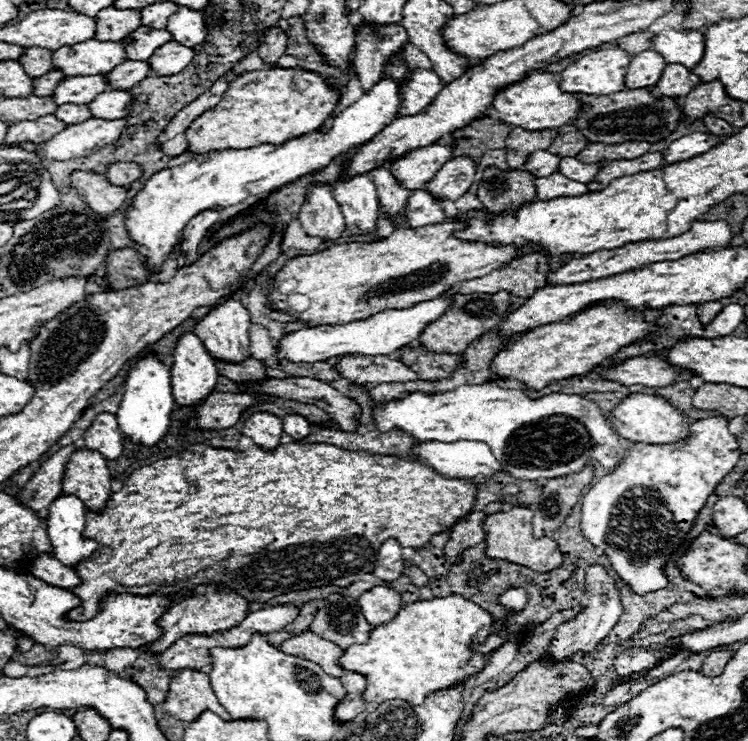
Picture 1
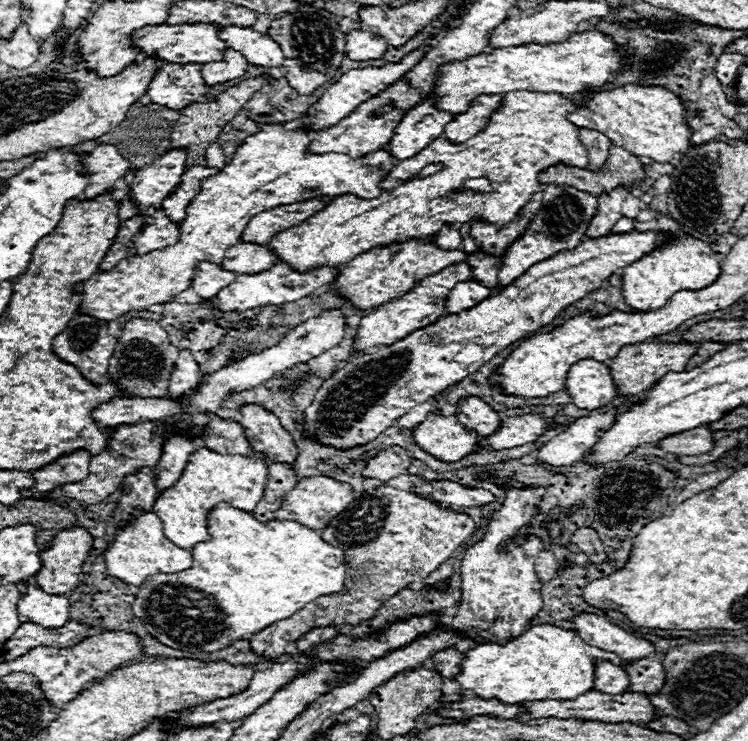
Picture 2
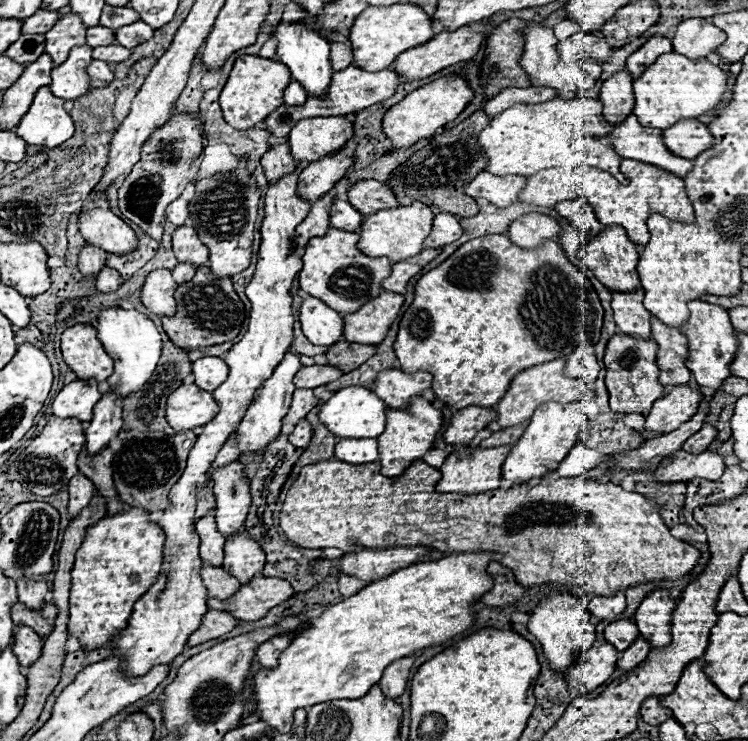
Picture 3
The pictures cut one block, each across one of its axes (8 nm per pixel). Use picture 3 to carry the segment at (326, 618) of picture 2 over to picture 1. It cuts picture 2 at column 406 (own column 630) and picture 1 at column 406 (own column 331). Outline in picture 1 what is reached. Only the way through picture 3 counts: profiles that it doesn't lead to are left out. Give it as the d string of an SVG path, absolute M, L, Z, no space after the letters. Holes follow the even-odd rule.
M196 444L190 450L180 452L178 456L158 460L152 466L142 466L134 470L126 480L120 492L114 492L108 500L108 506L102 510L102 514L88 512L86 514L86 528L84 536L94 538L98 542L98 550L82 564L78 564L76 572L82 580L80 586L76 586L72 592L82 600L80 608L74 608L68 612L70 620L88 620L98 612L98 604L106 592L118 592L118 594L134 594L134 596L146 596L146 594L162 594L172 596L172 602L178 602L184 596L192 596L198 584L226 584L236 594L244 596L250 604L252 602L268 602L274 596L296 592L304 588L318 588L318 586L348 586L356 580L362 580L364 574L372 570L372 554L378 552L380 544L388 538L396 538L402 548L422 548L434 534L440 534L444 530L450 530L450 526L472 512L476 498L476 484L470 480L456 480L456 478L444 478L432 468L416 462L406 460L398 456L384 456L384 454L368 454L368 452L354 452L344 450L332 444L280 444L274 450L262 450L260 446L252 446L246 452L234 452L226 448L212 448L206 444Z

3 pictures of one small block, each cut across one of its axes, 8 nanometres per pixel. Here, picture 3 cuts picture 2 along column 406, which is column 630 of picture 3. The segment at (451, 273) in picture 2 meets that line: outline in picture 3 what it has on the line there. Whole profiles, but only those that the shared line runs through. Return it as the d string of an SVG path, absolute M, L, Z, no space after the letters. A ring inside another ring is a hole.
M638 286L634 292L614 292L612 310L614 322L628 336L650 338L650 312L642 306L644 290Z

